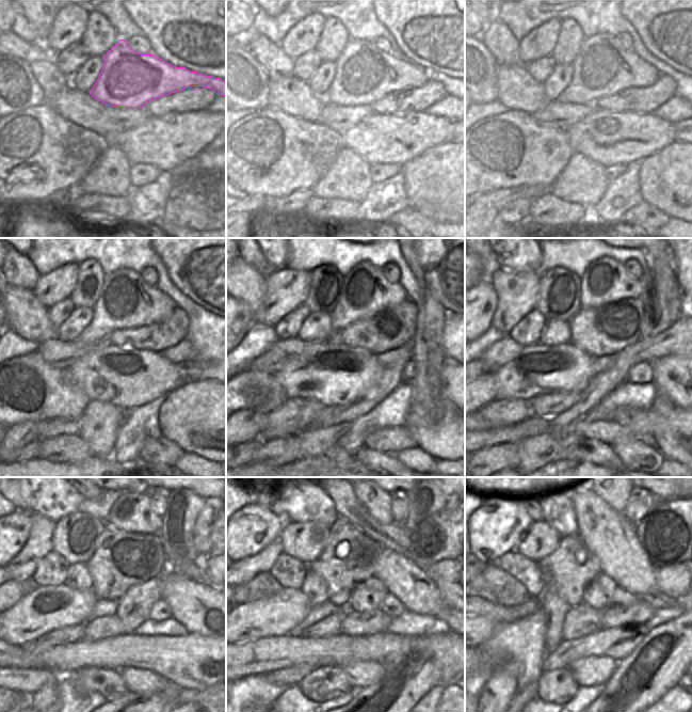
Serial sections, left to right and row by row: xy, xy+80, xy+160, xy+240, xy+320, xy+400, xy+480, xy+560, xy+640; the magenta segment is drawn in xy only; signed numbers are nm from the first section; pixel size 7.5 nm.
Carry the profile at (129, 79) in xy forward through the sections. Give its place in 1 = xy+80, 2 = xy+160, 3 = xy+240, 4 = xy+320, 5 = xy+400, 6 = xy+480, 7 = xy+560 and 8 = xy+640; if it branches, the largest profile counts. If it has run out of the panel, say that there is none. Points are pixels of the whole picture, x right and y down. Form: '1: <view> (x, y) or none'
1: xy+80 (365, 74)
2: xy+160 (602, 67)
3: xy+240 (126, 301)
4: xy+320 (365, 291)
5: xy+400 (606, 280)
6: xy+480 (132, 512)
7: xy+560 (377, 501)
8: xy+640 (617, 499)

